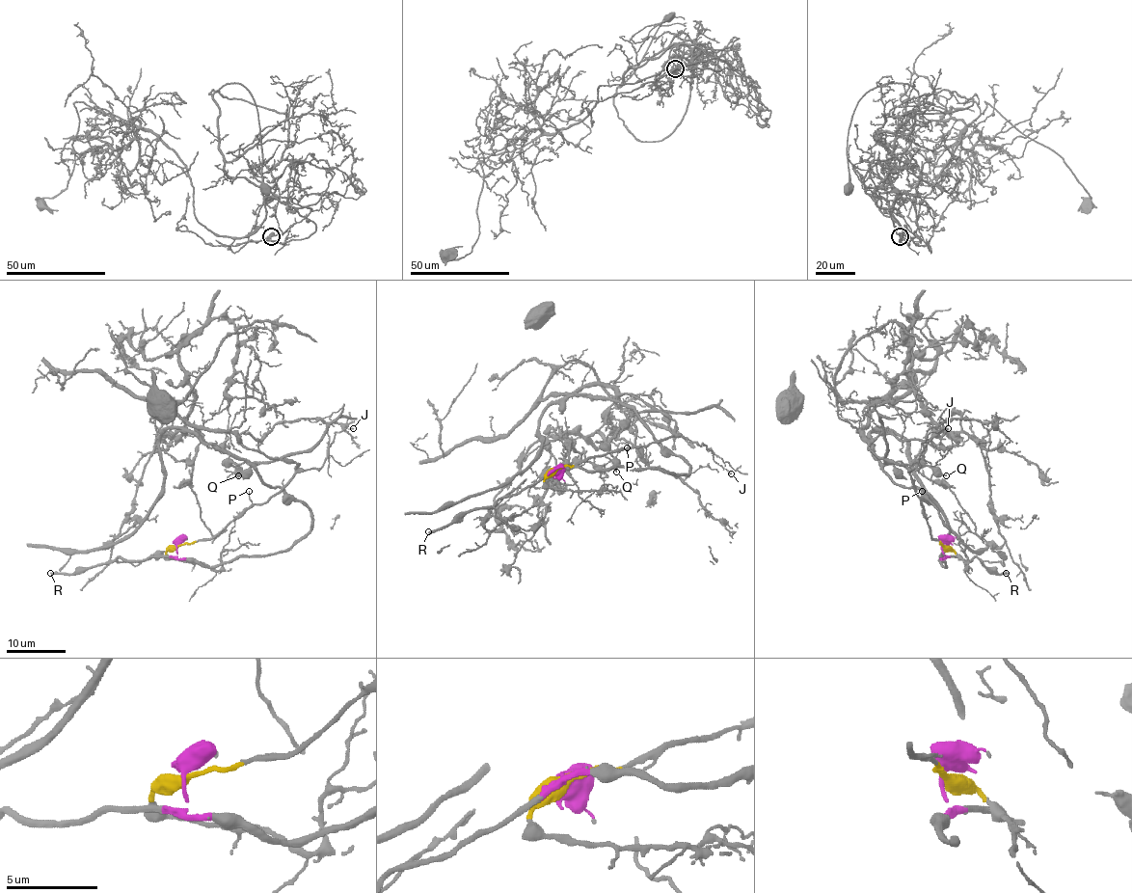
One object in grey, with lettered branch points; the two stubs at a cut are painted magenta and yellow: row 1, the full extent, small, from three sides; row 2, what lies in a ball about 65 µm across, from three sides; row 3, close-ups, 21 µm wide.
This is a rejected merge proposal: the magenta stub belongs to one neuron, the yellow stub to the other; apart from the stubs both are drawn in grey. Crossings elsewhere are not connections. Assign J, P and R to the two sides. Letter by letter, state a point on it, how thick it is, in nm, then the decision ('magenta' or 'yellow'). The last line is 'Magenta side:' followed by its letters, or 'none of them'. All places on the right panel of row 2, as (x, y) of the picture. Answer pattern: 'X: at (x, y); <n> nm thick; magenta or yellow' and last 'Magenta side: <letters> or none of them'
J: at (948, 428); 140 nm thick; yellow
P: at (922, 491); 110 nm thick; yellow
R: at (1006, 573); 320 nm thick; magenta
Magenta side: R

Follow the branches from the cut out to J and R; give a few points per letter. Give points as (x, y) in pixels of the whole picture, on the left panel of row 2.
J: (177, 546), (217, 536), (255, 504), (266, 503), (296, 472), (318, 469), (328, 454), (335, 433), (354, 427)
R: (177, 546), (177, 556), (149, 556), (136, 561), (118, 558), (114, 562), (79, 567), (72, 573), (50, 573)

